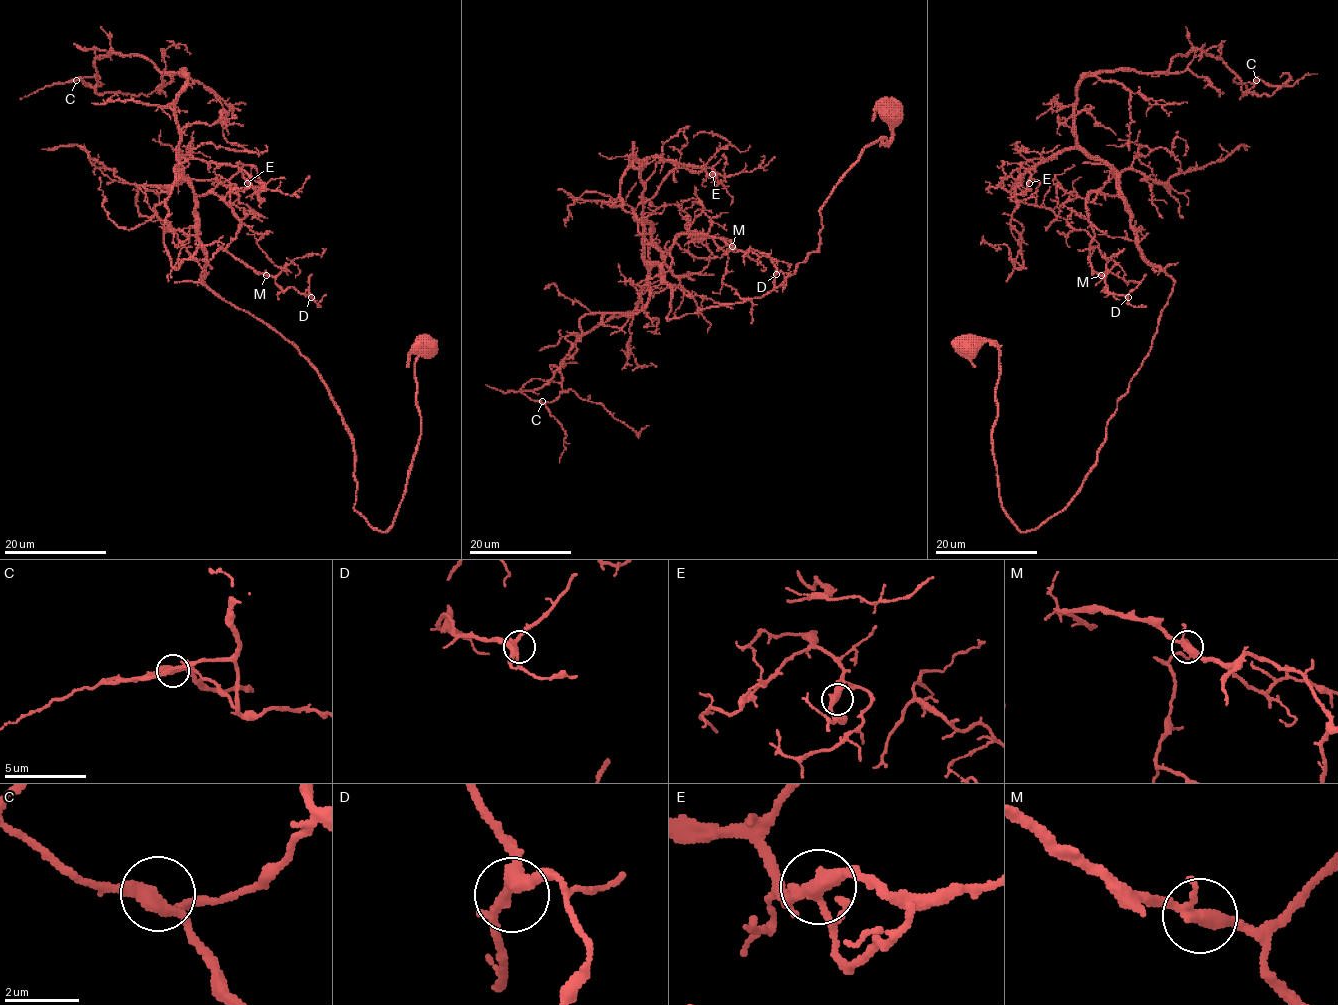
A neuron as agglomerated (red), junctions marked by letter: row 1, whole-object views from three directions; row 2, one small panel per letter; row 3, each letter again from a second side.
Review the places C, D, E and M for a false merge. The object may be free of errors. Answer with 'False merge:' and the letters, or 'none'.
False merge: none

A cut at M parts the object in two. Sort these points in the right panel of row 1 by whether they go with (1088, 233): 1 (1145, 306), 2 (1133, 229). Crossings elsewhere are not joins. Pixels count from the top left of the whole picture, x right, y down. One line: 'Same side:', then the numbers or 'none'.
Same side: 2

